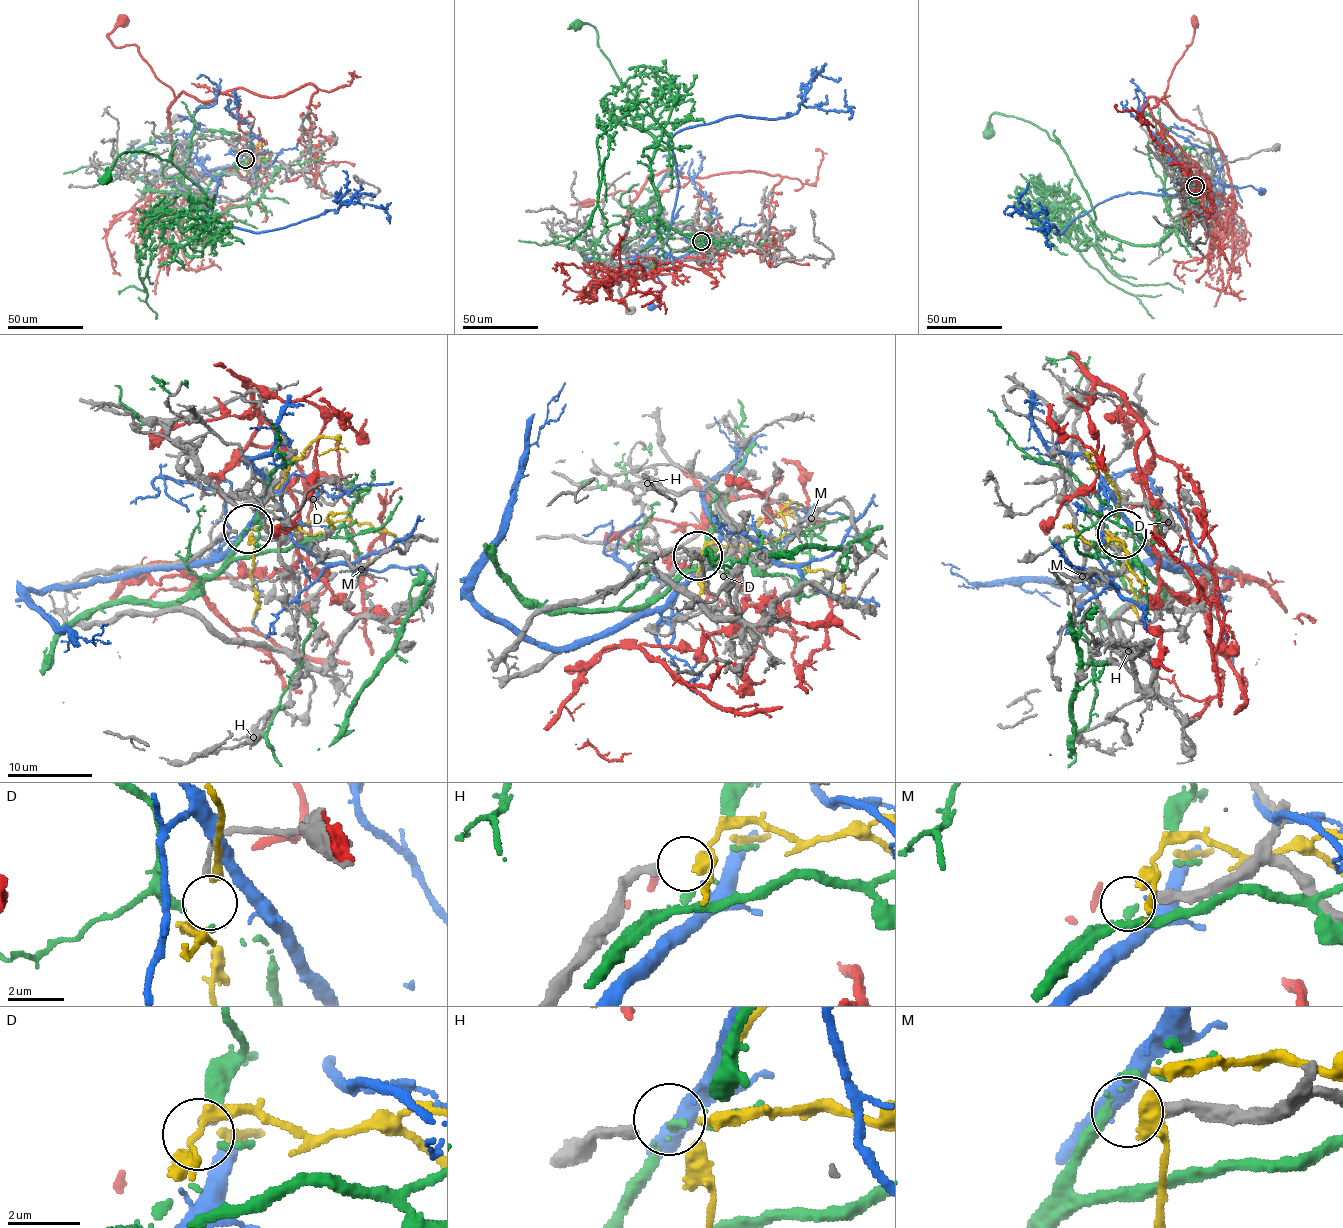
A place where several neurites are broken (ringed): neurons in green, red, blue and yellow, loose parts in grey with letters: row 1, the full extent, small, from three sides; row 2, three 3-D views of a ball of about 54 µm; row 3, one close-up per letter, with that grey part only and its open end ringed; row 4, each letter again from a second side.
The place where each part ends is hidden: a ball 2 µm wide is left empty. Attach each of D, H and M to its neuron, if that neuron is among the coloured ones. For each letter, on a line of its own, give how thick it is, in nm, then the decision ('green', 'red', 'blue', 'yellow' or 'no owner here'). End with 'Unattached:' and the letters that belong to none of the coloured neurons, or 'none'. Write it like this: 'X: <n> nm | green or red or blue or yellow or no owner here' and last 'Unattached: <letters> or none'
D: 200 nm | no owner here
H: 320 nm | yellow
M: 320 nm | no owner here
Unattached: D, M

